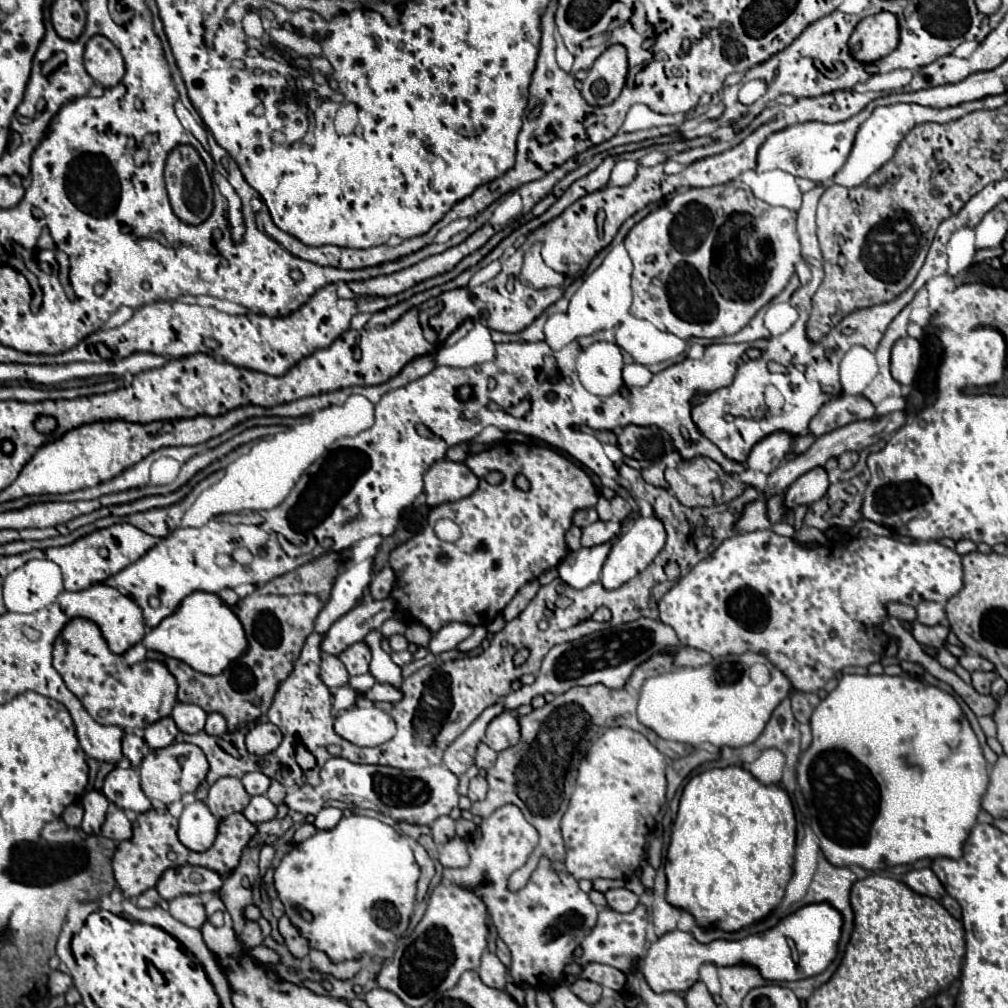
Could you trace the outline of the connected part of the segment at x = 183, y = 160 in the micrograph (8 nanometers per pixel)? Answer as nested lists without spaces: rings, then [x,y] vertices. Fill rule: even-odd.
[[[178,145],[170,151],[166,159],[166,169],[164,169],[164,179],[166,179],[166,189],[170,197],[170,205],[178,219],[190,225],[198,225],[206,221],[212,213],[212,181],[208,175],[208,169],[198,155],[198,151],[192,145]]]

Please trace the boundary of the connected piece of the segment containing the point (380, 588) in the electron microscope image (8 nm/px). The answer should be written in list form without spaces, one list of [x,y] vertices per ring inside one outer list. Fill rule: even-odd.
[[[386,565],[370,583],[370,593],[374,599],[386,599],[390,597],[392,589],[396,585],[396,573],[390,565]]]

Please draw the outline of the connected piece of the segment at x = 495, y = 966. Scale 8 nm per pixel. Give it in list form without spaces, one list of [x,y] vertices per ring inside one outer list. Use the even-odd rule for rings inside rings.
[[[484,953],[482,955],[482,965],[478,969],[478,975],[488,987],[494,987],[494,989],[504,989],[506,987],[506,969],[494,953]]]

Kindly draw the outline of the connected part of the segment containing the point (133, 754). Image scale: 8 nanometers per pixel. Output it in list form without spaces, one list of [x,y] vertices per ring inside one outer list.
[[[126,733],[126,737],[122,739],[122,751],[124,751],[124,757],[130,759],[132,767],[136,769],[142,763],[142,757],[146,753],[144,739],[138,737],[138,735],[134,735],[134,733]]]

